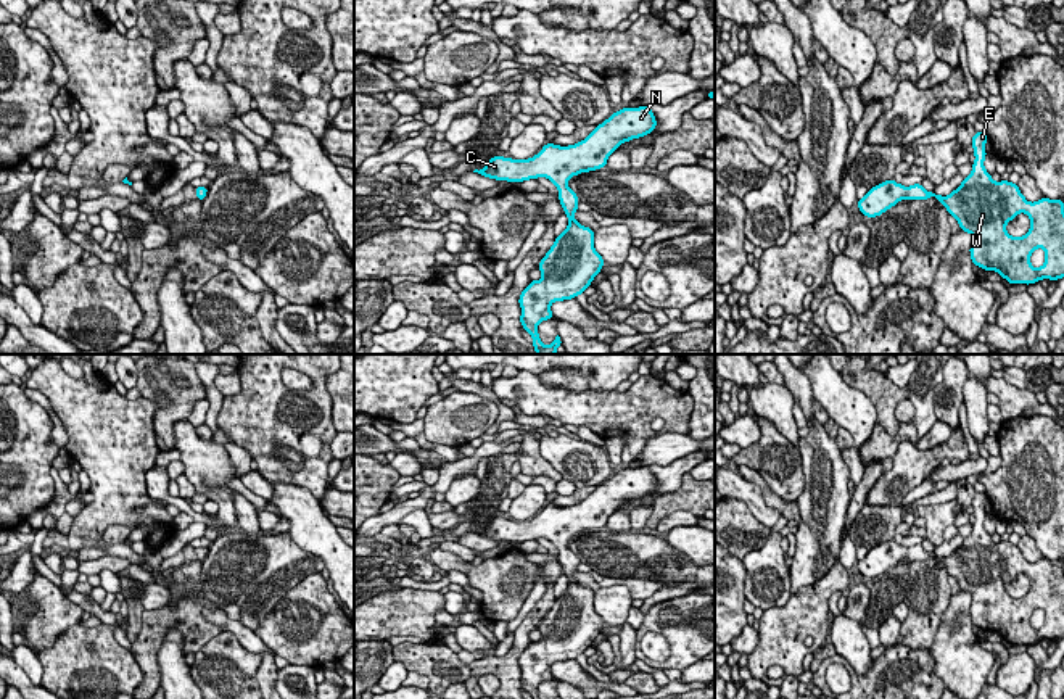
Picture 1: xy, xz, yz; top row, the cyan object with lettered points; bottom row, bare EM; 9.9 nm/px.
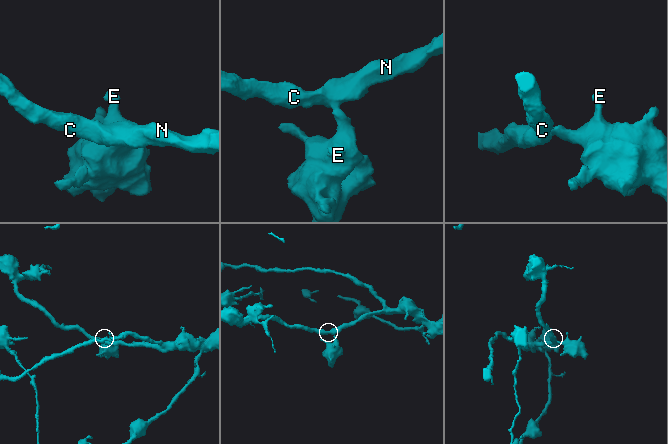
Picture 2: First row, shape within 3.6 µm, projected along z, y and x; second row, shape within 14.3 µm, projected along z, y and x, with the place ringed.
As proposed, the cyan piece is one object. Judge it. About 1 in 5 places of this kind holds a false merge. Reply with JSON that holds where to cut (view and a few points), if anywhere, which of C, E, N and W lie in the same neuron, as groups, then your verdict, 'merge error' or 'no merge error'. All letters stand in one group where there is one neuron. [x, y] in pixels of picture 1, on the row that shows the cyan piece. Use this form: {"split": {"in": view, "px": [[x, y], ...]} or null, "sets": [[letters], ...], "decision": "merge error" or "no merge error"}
{"split": null, "sets": [["C", "E", "N", "W"]], "decision": "no merge error"}

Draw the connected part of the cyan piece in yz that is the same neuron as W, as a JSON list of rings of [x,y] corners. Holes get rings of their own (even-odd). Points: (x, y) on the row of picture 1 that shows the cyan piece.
[[[975,132],[972,137],[972,148],[975,161],[972,171],[961,185],[950,195],[942,196],[934,192],[927,192],[921,184],[905,187],[893,179],[885,180],[872,187],[861,200],[856,201],[863,216],[877,217],[900,200],[929,200],[935,196],[953,216],[961,230],[972,235],[971,259],[984,271],[996,271],[1001,279],[1006,279],[1011,285],[1016,283],[1035,283],[1041,279],[1059,280],[1064,277],[1064,200],[1041,200],[1030,203],[1021,193],[1019,187],[1009,180],[995,182],[992,174],[984,168],[987,156],[985,143],[988,137],[985,132]],[[1019,213],[1025,213],[1030,217],[1030,229],[1022,237],[1011,237],[1006,230],[1006,224],[1012,221]],[[1037,248],[1045,250],[1045,263],[1035,269],[1030,264],[1030,256]]]

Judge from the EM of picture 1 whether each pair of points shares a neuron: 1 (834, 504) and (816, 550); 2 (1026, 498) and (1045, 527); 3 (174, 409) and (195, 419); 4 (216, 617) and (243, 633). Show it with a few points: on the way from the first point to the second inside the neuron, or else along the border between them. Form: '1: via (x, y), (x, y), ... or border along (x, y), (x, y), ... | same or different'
1: via (823, 516), (818, 538) | same
2: via (1032, 504), (1045, 521) | same
3: border along (206, 398), (198, 400), (187, 417) | different
4: via (222, 620), (237, 628) | same

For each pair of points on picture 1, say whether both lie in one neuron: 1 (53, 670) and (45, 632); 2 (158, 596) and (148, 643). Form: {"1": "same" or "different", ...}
{"1": "different", "2": "different"}

